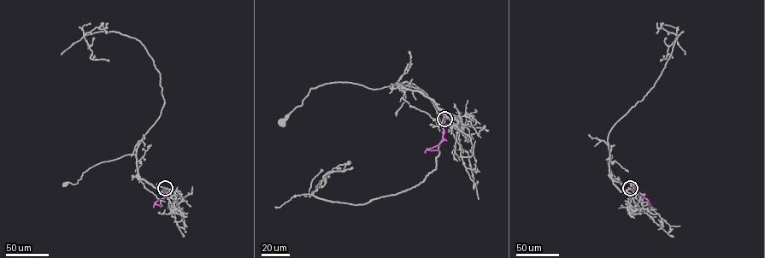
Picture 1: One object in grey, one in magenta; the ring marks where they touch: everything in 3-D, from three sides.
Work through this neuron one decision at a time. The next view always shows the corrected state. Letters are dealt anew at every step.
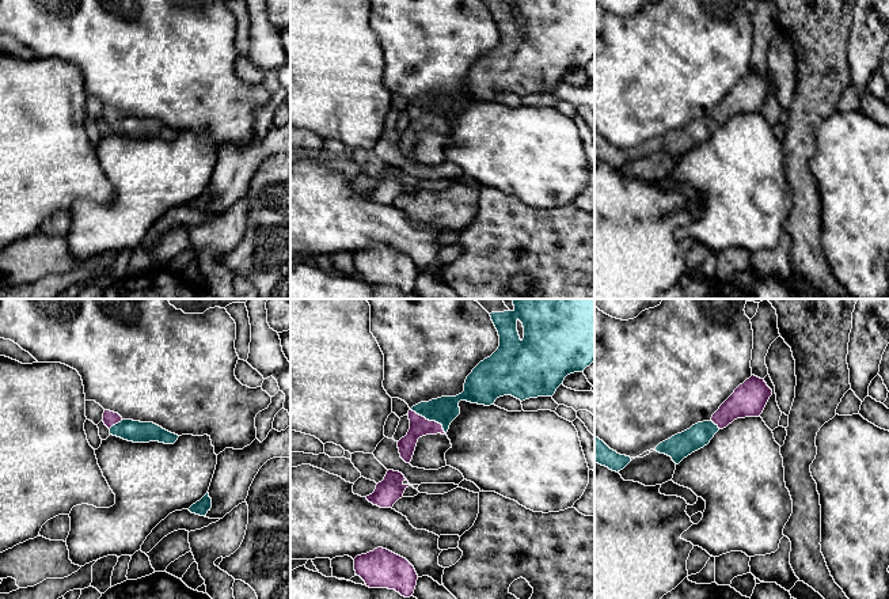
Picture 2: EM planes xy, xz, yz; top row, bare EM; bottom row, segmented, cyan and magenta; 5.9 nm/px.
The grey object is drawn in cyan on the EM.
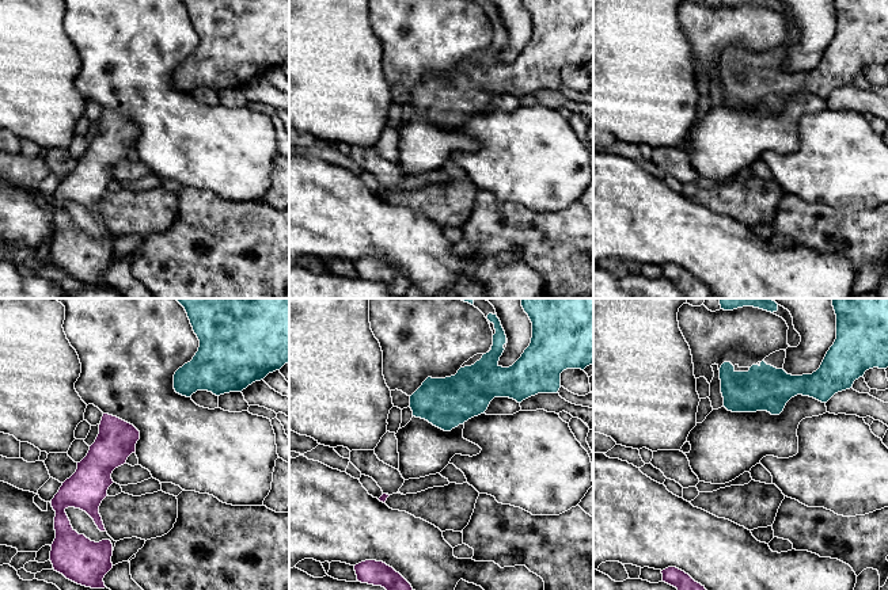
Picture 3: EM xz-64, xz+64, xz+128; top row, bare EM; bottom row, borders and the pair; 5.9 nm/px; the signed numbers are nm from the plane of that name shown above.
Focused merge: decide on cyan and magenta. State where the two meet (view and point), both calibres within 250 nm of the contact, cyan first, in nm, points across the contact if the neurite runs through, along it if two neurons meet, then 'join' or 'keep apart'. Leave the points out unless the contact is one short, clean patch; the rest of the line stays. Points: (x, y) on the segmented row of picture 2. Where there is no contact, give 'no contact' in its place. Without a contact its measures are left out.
meets cyan in xz at (429, 420); 160 nm thick on the cyan side, 120 nm on the other; runs through xz (444, 410), (429, 420), (420, 427); join

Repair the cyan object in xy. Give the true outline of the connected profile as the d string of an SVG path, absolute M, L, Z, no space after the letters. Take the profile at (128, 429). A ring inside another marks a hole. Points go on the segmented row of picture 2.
M105 410L102 421L110 429L110 435L133 443L174 444L179 437L153 422L124 420L118 413L110 410Z

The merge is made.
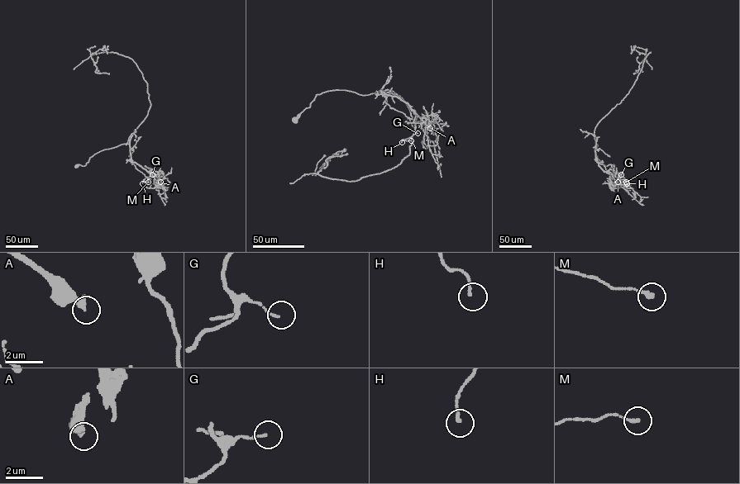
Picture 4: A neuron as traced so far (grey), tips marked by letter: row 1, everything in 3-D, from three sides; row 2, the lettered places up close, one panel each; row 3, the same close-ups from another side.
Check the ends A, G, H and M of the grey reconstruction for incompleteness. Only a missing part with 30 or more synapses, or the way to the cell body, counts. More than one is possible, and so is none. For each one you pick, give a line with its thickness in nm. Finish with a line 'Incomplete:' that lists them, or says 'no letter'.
A: calibre 400 nm
Incomplete: A

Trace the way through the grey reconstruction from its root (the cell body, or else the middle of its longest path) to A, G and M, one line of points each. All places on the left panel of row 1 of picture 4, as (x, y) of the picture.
A: (76, 166), (85, 165), (90, 157), (100, 151), (128, 144), (131, 161), (147, 171), (159, 174), (160, 182)
G: (76, 166), (85, 165), (90, 157), (100, 151), (127, 144), (131, 161), (149, 172), (151, 169), (152, 174)
M: (76, 166), (85, 165), (100, 151), (128, 144), (131, 161), (149, 172), (151, 169), (144, 180), (148, 182)

